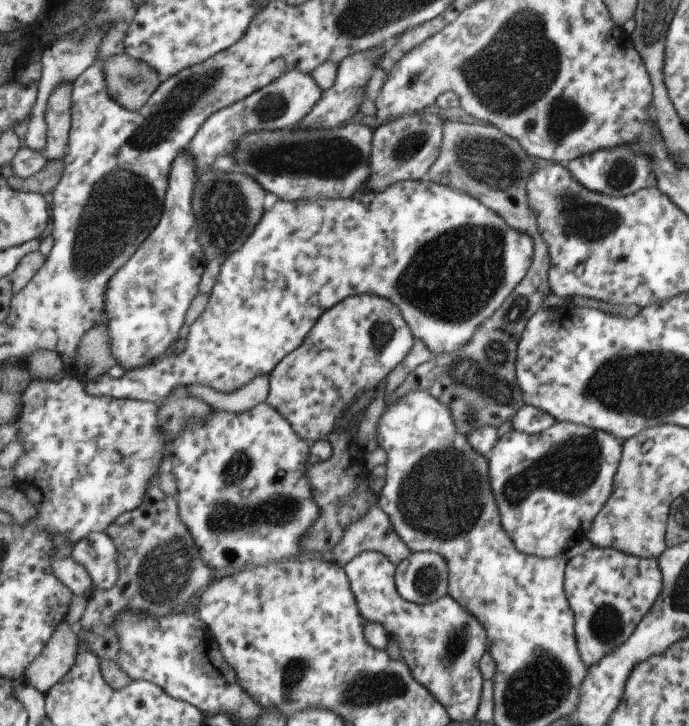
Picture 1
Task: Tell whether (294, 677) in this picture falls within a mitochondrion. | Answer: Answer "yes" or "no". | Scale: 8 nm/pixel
yes

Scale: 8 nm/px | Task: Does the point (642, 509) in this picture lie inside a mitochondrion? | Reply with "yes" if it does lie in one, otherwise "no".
no

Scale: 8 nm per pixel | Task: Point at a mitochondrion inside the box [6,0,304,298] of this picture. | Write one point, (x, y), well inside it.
(122, 205)

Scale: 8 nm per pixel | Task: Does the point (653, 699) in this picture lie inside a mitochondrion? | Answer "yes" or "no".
no

